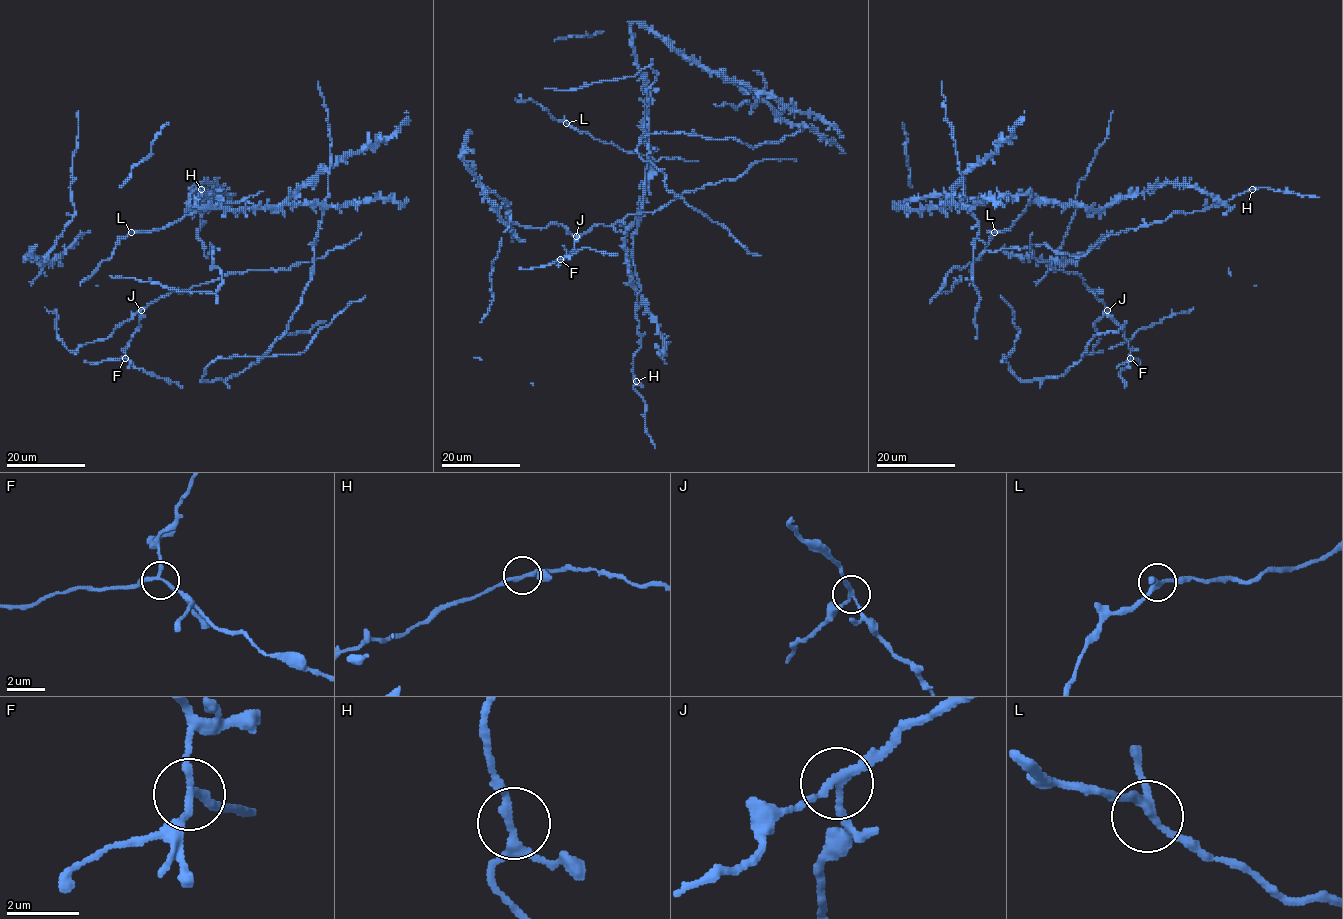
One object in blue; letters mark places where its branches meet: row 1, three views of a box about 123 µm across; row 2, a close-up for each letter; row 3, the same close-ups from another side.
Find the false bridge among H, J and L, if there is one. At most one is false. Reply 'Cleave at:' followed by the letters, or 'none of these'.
Cleave at: J

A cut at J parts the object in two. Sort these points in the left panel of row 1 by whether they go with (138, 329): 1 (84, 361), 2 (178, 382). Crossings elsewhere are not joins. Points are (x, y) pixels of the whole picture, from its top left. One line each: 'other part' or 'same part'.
1: same part
2: same part

